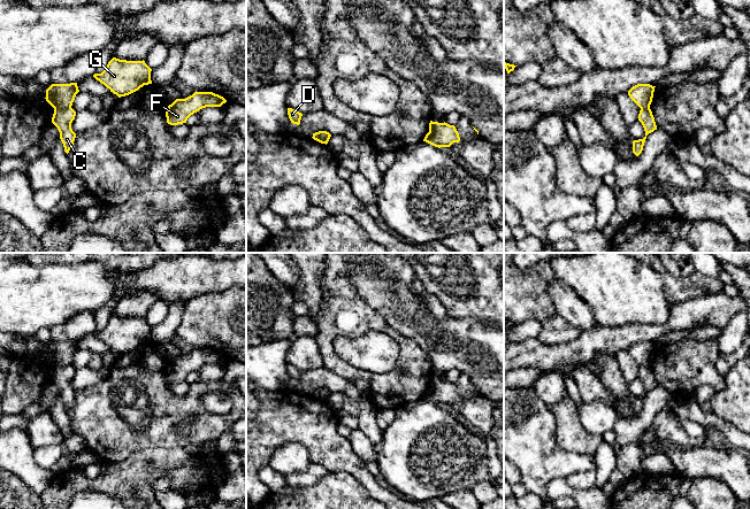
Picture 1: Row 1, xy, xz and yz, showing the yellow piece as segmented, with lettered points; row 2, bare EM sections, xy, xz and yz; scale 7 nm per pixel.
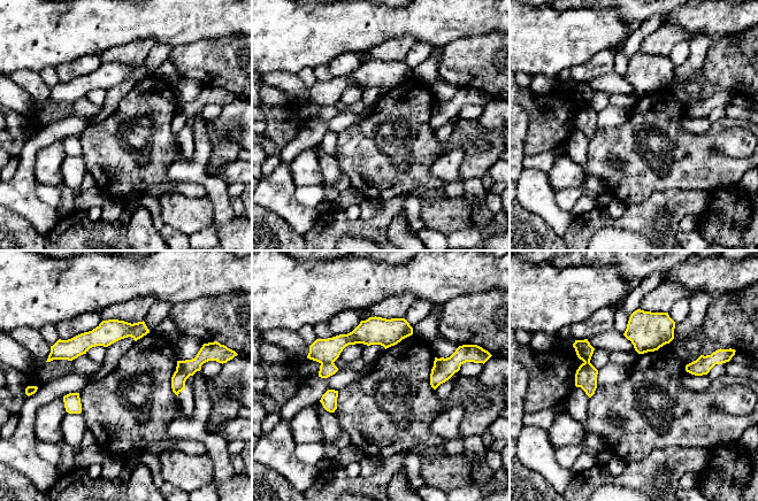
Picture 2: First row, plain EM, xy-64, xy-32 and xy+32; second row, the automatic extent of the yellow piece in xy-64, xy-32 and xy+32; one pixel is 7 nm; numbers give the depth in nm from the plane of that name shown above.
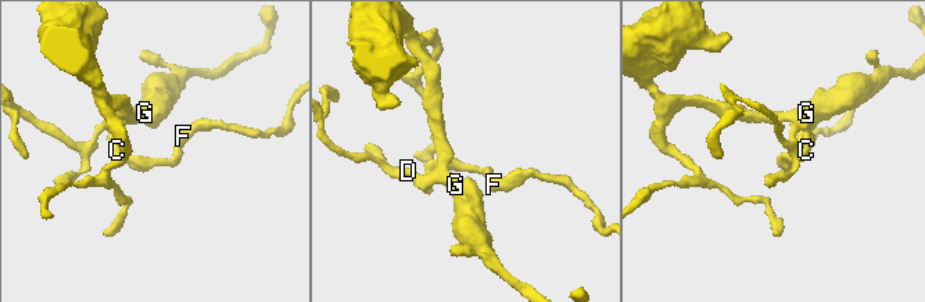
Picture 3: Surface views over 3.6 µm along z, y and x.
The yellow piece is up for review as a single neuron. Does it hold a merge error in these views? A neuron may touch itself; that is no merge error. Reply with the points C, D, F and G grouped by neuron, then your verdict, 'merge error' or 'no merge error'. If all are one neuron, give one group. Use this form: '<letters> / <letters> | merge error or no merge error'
C F / D G | merge error

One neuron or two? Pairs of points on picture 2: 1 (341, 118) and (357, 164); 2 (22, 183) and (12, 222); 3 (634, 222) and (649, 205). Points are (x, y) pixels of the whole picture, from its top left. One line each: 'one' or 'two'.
1: two
2: two
3: one

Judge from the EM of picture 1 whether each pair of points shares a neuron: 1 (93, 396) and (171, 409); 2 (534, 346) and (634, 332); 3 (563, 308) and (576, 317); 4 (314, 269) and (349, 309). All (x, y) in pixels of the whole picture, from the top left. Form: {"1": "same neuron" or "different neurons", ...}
{"1": "same neuron", "2": "same neuron", "3": "same neuron", "4": "different neurons"}

